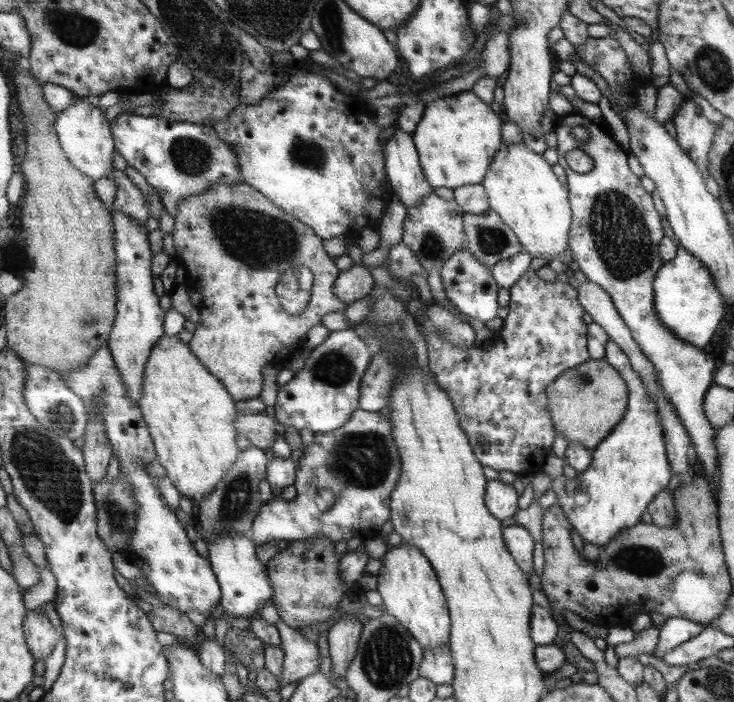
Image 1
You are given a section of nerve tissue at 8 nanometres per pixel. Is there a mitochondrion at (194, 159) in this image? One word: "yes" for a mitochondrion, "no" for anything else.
yes

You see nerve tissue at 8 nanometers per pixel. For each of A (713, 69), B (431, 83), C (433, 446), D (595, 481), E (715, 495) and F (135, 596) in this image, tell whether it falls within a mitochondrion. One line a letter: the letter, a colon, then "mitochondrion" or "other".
A: mitochondrion
B: other
C: other
D: other
E: other
F: other

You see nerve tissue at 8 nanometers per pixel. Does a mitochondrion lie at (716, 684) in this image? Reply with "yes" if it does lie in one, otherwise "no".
yes

